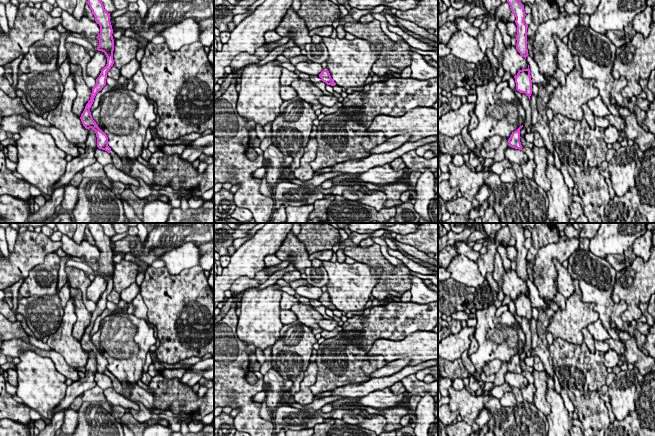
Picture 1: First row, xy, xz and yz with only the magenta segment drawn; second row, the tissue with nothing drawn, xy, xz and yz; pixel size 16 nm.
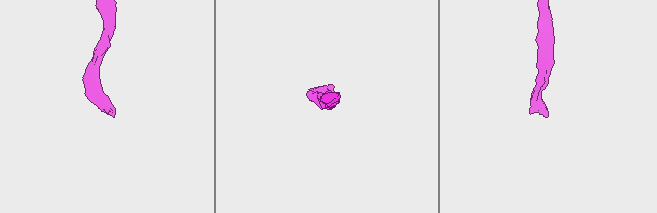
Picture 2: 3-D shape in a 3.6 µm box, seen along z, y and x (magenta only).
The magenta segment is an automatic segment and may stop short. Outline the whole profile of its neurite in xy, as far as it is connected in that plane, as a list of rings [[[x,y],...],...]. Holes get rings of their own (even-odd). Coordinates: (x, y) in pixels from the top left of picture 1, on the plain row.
[[[88,223],[87,225],[92,238],[95,241],[96,247],[100,250],[100,258],[96,261],[99,264],[99,269],[97,271],[98,275],[105,277],[107,281],[107,288],[101,294],[99,301],[96,303],[96,309],[92,312],[92,317],[90,324],[85,330],[83,337],[81,338],[81,346],[86,353],[92,352],[97,361],[97,371],[99,373],[107,375],[111,381],[114,390],[117,393],[122,394],[124,397],[135,401],[136,403],[140,402],[145,407],[154,411],[157,410],[154,404],[153,394],[137,384],[134,385],[134,388],[130,390],[129,388],[124,389],[122,383],[108,370],[108,361],[93,344],[90,332],[94,326],[96,318],[102,314],[106,309],[107,296],[111,293],[114,288],[113,284],[113,275],[114,275],[114,263],[113,263],[113,253],[110,246],[110,237],[108,237],[103,230],[103,227],[100,223]]]

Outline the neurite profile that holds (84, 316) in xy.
[[[70,288],[71,298],[75,305],[75,313],[77,315],[77,320],[73,326],[72,336],[81,341],[86,328],[90,324],[92,313],[90,313],[83,303],[82,293],[79,289]]]

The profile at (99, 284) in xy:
[[[96,275],[95,279],[91,281],[91,284],[87,288],[88,300],[97,303],[101,297],[101,294],[107,288],[107,281],[104,276]]]

